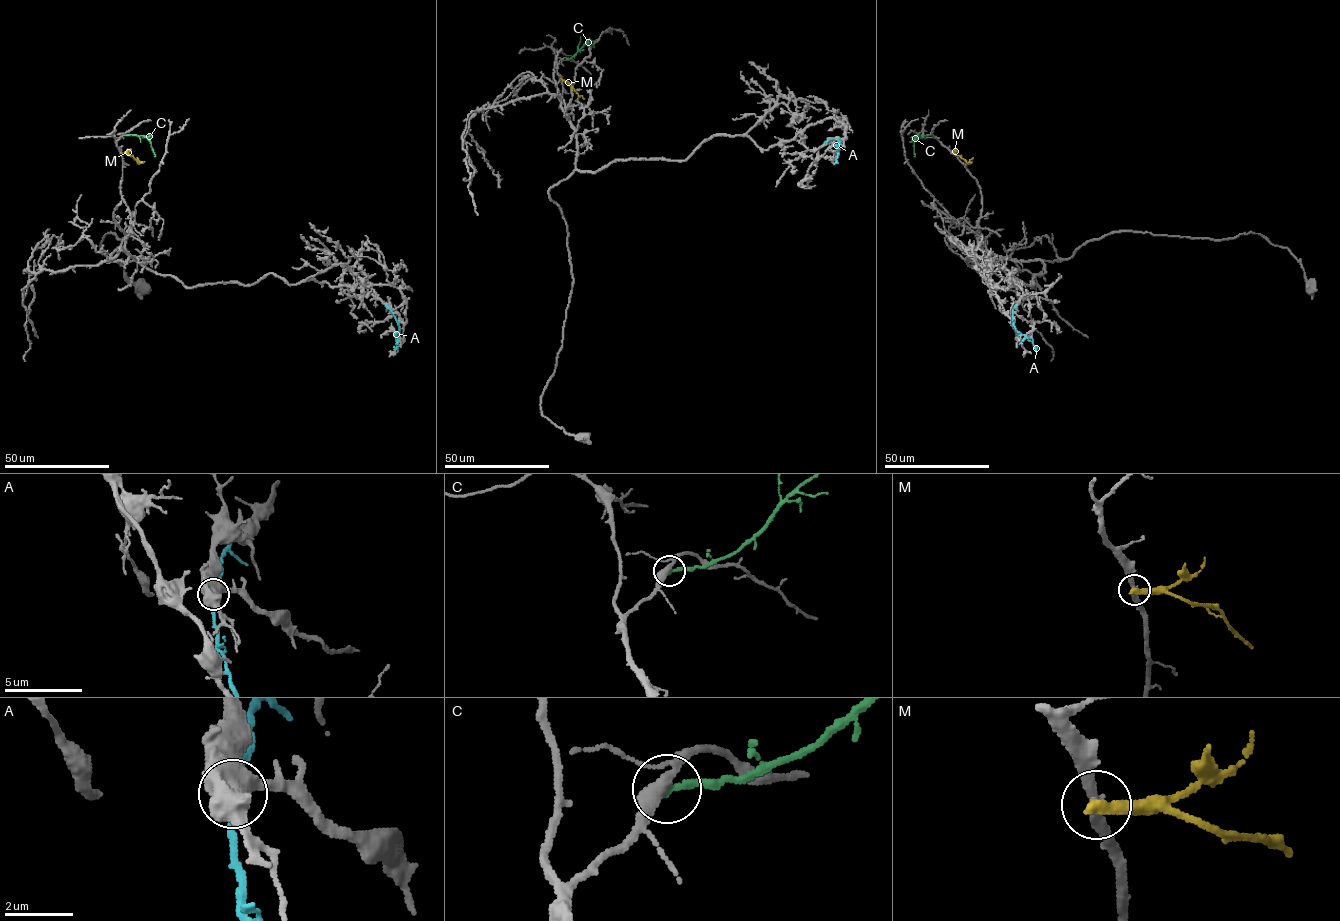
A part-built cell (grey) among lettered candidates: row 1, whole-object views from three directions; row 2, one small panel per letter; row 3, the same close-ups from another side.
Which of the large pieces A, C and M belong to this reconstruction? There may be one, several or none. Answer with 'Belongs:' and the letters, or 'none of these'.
Belongs: none of these

